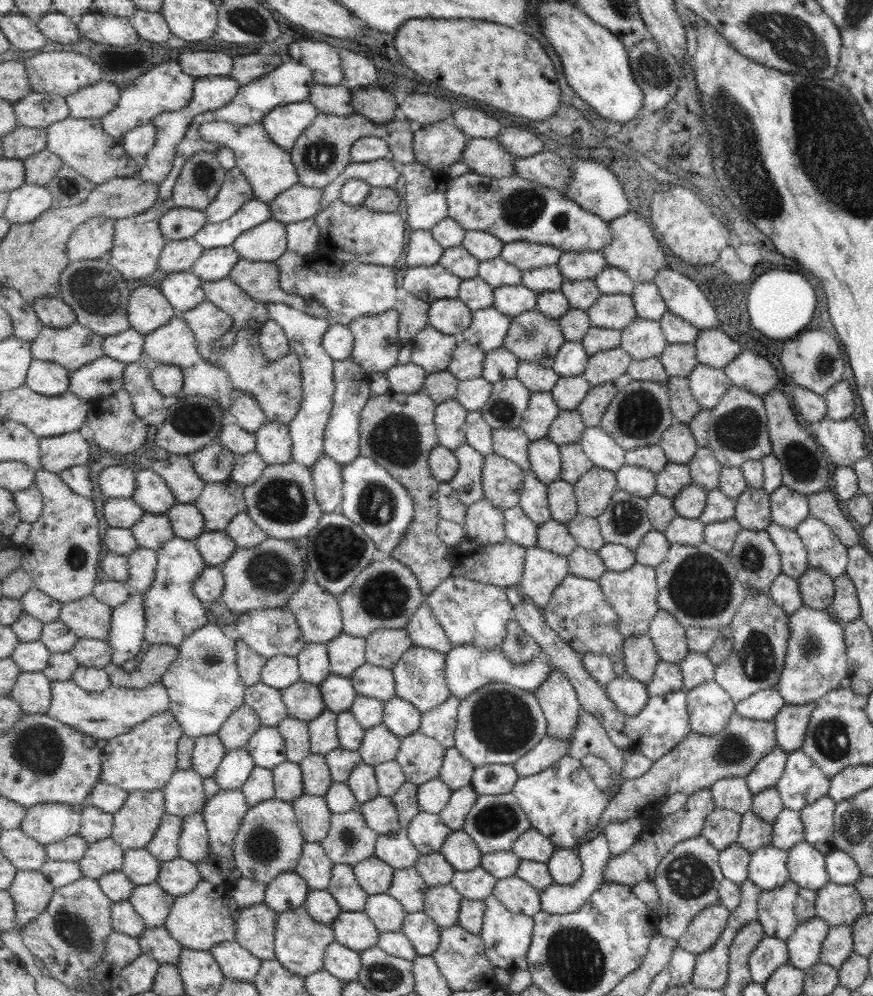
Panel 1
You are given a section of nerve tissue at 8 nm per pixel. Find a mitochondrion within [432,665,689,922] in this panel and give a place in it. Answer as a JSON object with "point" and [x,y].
{"point":[502,722]}

